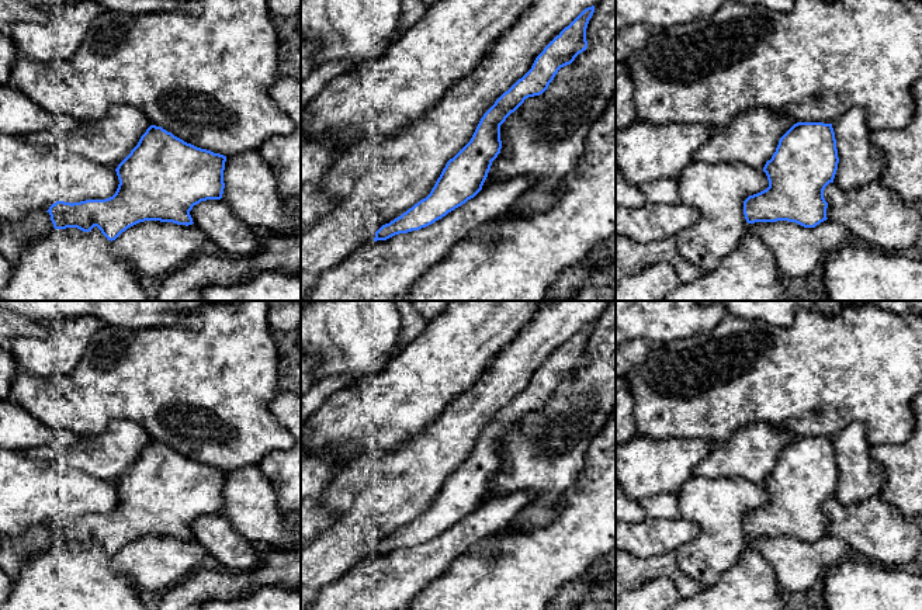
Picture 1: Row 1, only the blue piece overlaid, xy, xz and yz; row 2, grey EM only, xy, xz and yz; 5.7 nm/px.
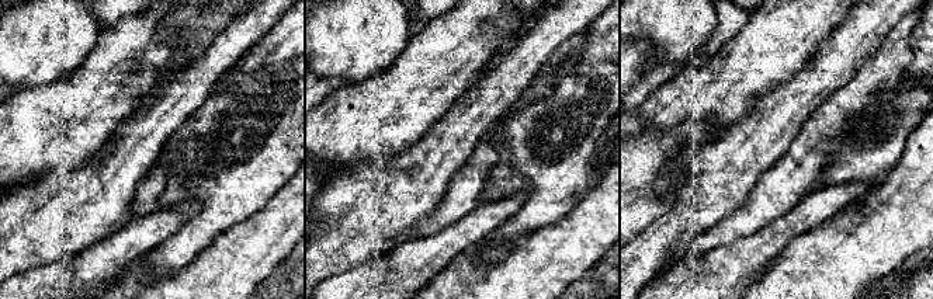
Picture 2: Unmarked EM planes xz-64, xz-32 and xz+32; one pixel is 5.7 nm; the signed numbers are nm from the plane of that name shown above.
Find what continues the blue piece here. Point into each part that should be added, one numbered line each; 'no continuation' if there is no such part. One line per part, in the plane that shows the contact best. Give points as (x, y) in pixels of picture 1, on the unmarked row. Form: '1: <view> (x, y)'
no continuation

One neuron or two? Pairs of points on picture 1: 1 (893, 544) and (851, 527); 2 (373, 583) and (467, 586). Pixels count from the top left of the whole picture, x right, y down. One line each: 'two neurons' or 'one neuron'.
1: one neuron
2: two neurons

